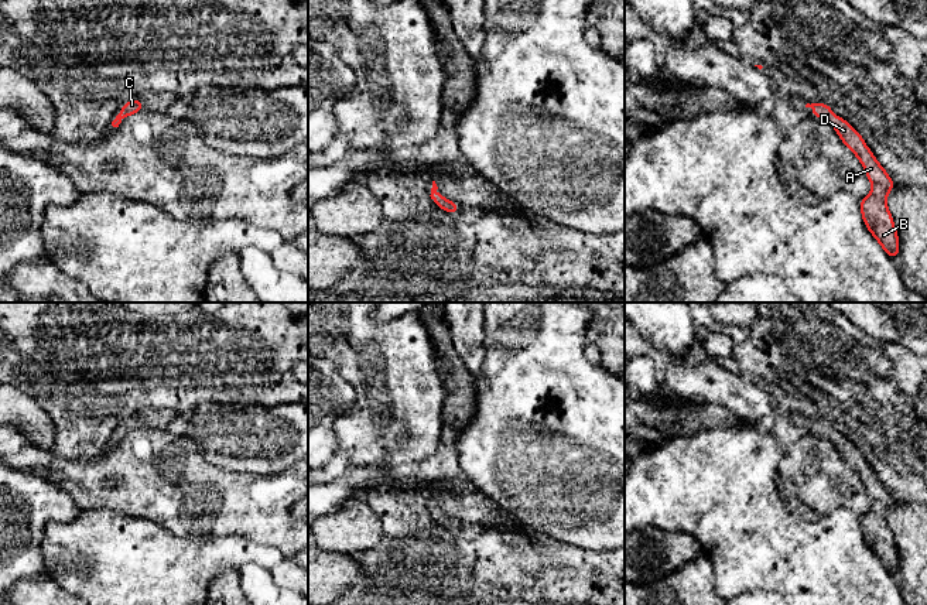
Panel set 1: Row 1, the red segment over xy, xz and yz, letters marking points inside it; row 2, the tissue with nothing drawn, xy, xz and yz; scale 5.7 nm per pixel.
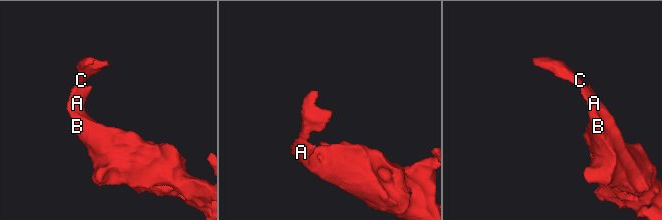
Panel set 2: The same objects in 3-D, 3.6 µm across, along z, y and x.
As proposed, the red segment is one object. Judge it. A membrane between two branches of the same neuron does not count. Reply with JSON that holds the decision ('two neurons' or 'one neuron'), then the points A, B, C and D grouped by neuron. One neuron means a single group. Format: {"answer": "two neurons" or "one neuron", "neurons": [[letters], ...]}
{"answer": "one neuron", "neurons": [["A", "B", "C", "D"]]}

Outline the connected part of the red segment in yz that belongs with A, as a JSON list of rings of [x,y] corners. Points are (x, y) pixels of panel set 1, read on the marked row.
[[[807,103],[805,107],[818,119],[828,120],[842,143],[859,158],[872,182],[872,192],[859,201],[861,213],[868,230],[875,236],[887,256],[899,257],[899,235],[886,205],[886,195],[896,187],[889,174],[878,163],[861,134],[844,119],[831,112],[828,103]]]

